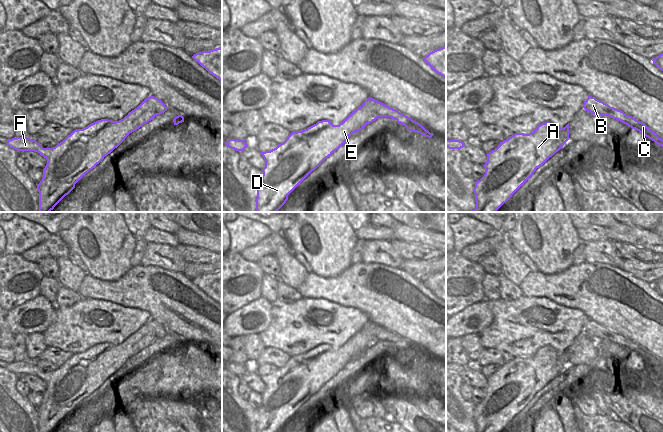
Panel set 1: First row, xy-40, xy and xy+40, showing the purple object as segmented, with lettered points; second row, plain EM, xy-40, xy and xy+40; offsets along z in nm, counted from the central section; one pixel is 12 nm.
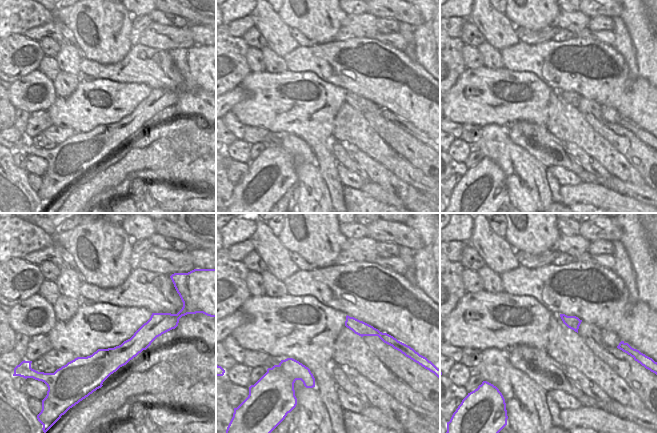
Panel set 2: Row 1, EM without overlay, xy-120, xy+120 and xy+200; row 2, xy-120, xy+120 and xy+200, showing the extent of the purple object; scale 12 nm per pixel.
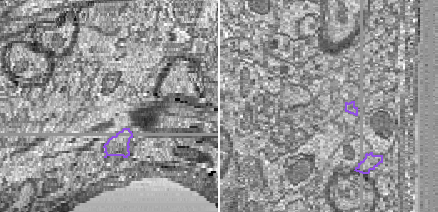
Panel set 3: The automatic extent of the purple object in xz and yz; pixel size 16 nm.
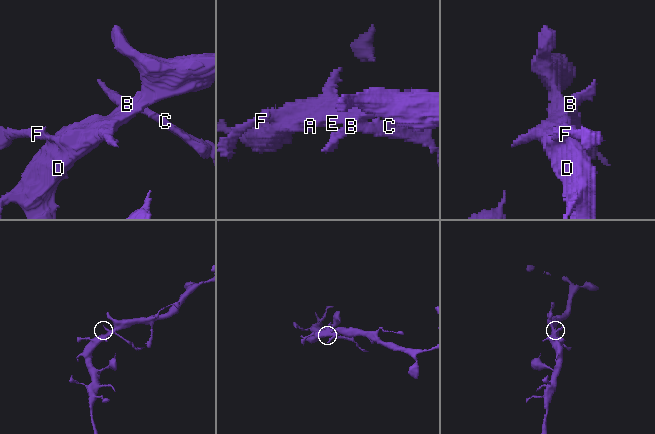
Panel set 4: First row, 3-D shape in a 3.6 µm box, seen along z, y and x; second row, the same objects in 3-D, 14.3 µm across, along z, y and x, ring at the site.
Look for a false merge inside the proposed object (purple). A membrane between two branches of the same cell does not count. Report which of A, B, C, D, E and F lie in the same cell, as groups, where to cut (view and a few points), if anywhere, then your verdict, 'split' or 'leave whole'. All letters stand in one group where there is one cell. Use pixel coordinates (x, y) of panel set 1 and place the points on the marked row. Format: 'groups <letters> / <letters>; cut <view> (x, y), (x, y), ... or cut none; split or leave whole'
groups A D E F / B C; cut xy (374, 100), (374, 111), (379, 116); split

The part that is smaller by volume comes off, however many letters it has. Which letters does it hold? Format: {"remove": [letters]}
{"remove": ["B", "C"]}

